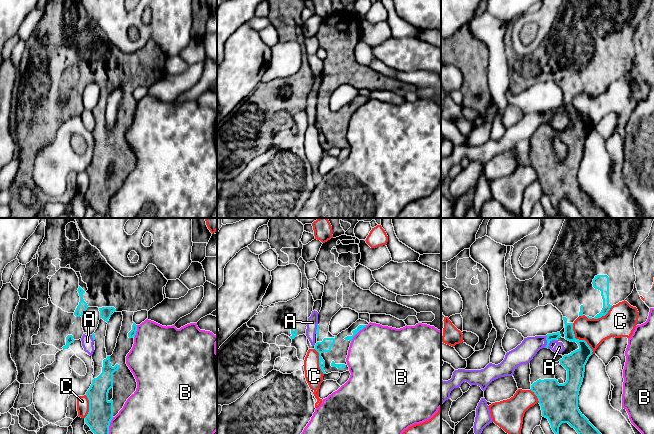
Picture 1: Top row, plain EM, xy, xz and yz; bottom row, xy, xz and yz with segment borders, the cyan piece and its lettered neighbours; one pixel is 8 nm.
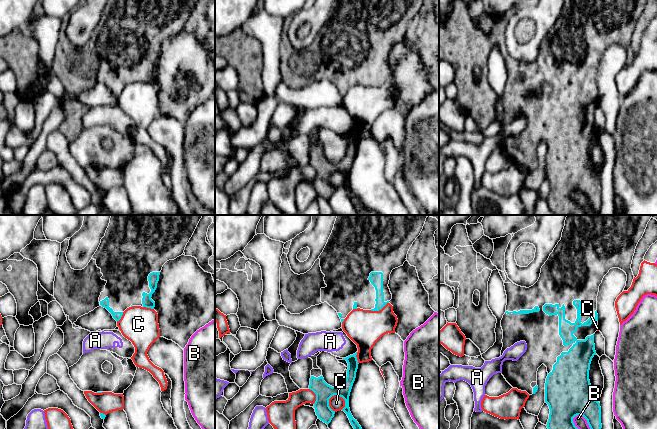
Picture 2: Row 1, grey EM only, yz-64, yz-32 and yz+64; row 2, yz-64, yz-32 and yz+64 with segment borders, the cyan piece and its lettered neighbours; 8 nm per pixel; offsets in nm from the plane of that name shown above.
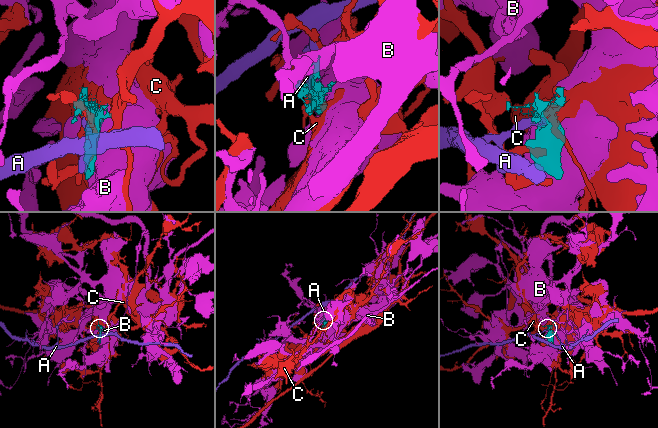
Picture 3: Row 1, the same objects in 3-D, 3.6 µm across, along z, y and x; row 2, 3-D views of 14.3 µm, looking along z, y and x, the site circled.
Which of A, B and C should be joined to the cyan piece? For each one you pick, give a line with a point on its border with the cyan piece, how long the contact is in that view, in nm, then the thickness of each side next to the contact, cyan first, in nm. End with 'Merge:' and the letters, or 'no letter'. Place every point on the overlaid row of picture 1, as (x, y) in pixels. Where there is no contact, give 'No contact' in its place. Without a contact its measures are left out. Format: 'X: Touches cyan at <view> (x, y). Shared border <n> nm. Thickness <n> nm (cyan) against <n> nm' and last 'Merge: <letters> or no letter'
Merge: no letter

